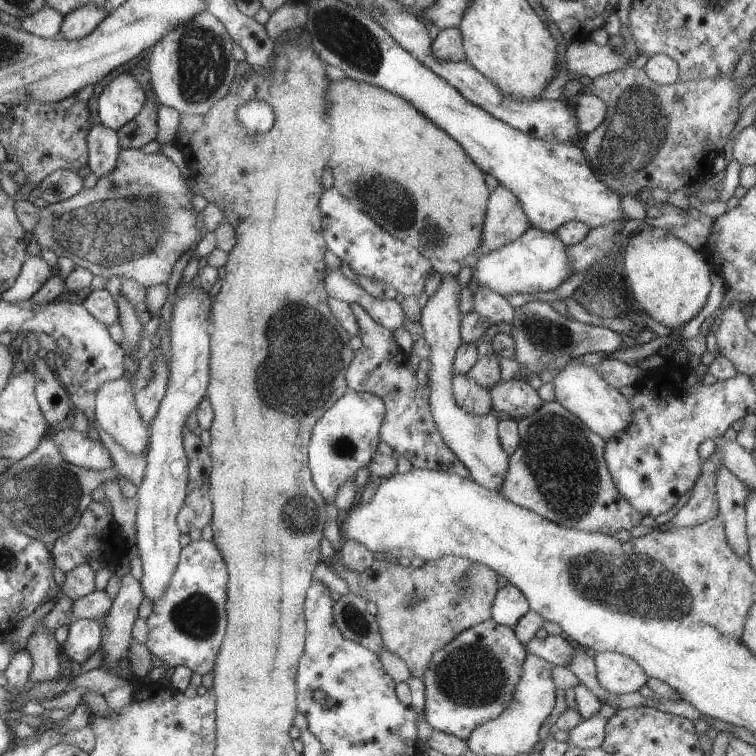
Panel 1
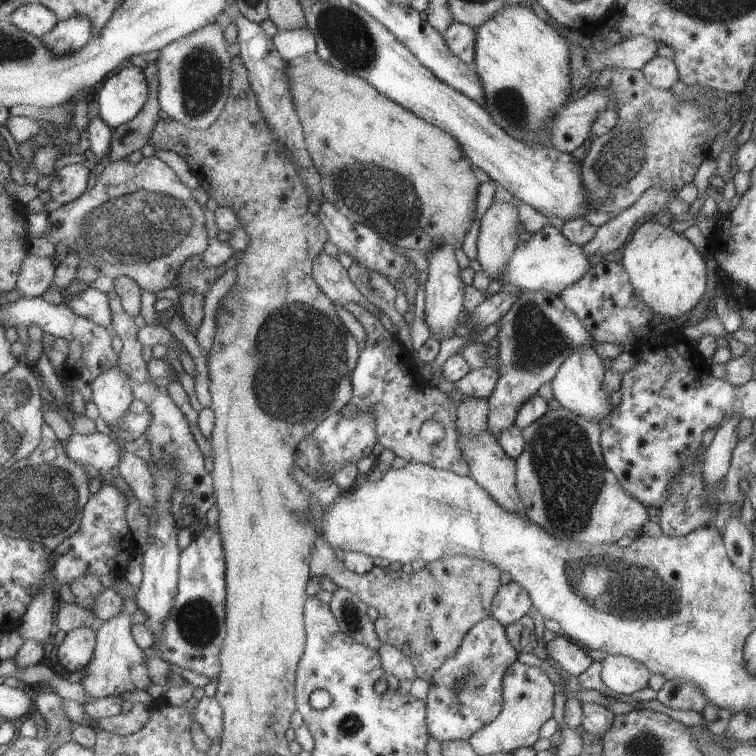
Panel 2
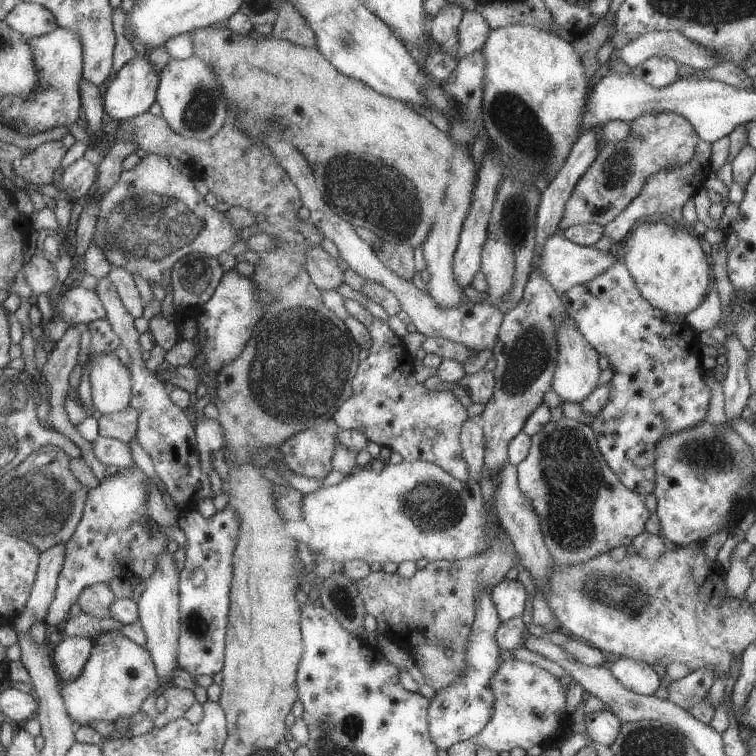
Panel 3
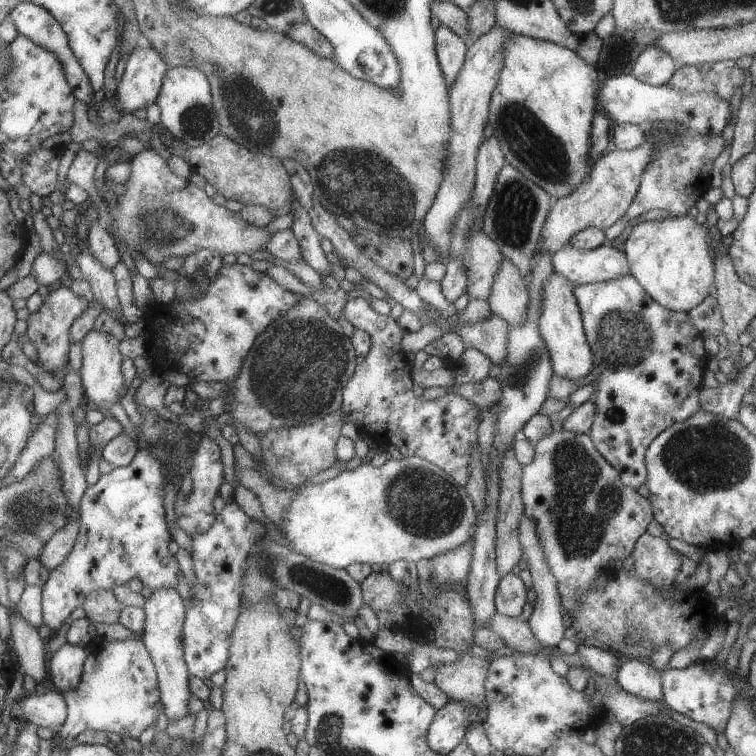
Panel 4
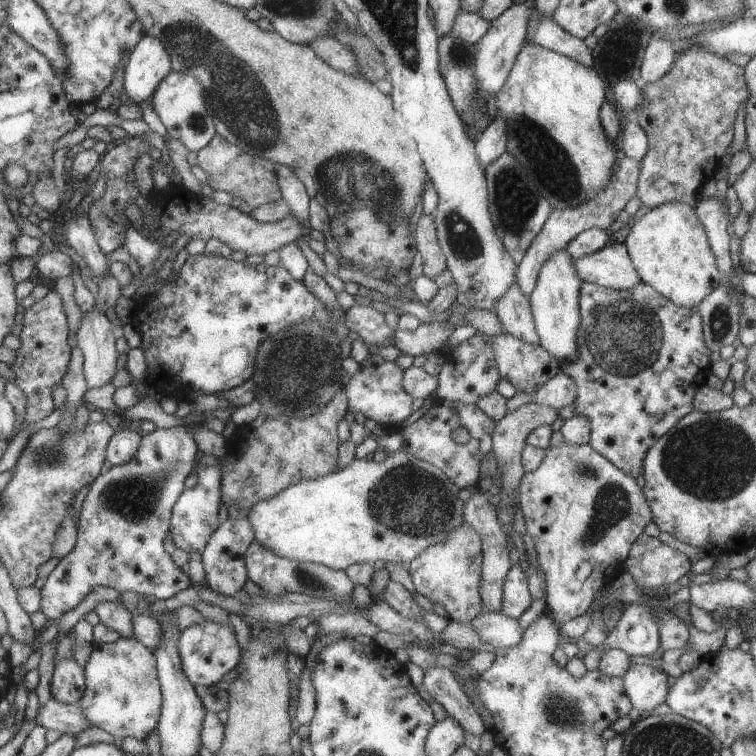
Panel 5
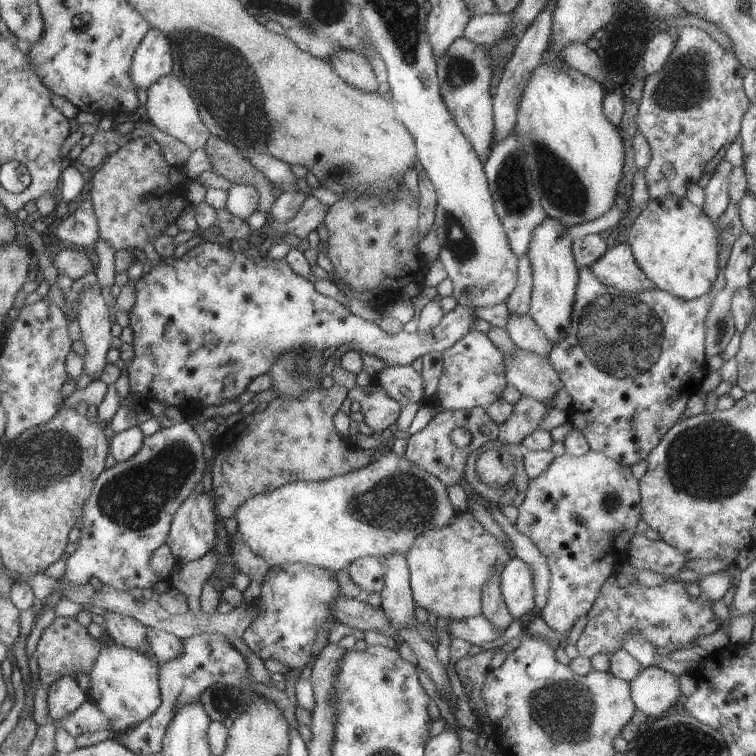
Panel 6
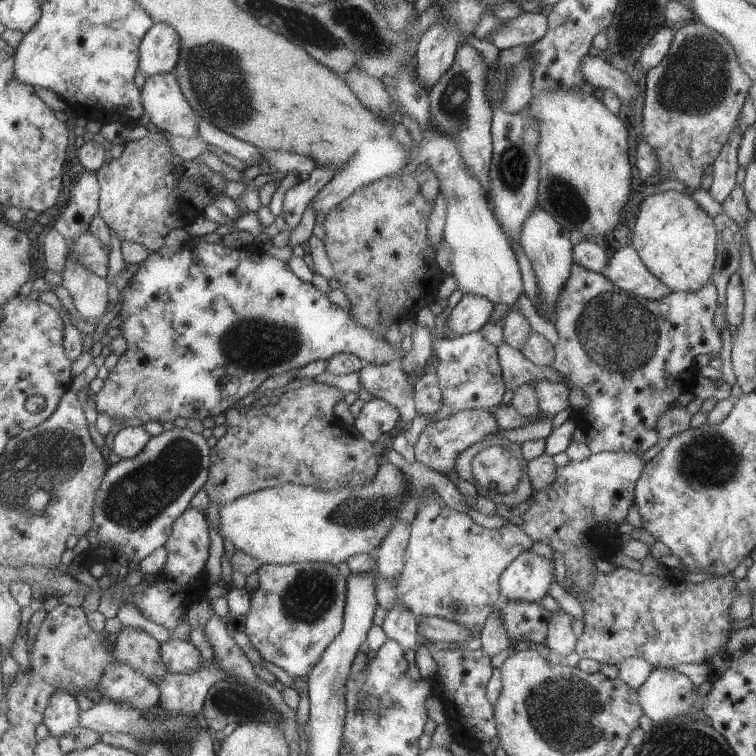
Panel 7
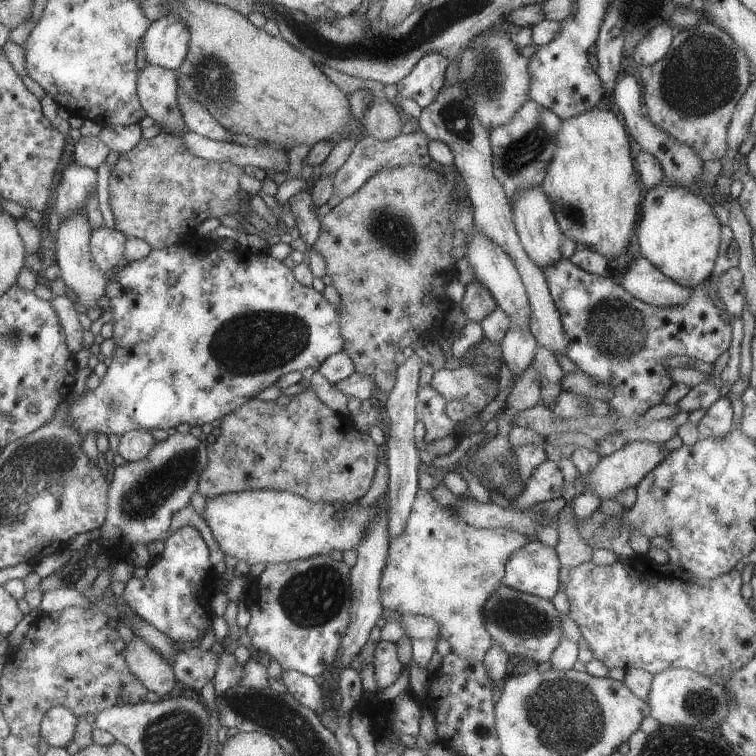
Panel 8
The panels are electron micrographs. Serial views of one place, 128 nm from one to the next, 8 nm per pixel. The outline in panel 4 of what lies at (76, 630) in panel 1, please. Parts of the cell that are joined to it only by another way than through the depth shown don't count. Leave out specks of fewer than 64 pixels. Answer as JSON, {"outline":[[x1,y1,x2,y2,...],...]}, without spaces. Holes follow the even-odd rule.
{"outline":[[65,643,48,660,50,687,63,694,77,688,81,682,81,672,86,658,86,648]]}

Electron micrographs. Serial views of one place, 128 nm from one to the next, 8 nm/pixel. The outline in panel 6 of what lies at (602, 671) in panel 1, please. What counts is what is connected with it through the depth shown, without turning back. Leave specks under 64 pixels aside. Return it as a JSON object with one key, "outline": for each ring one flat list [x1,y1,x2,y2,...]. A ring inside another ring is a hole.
{"outline":[[660,665,641,668,629,682,629,696,635,709,647,718,661,718,669,708,677,707,683,697,677,677]]}

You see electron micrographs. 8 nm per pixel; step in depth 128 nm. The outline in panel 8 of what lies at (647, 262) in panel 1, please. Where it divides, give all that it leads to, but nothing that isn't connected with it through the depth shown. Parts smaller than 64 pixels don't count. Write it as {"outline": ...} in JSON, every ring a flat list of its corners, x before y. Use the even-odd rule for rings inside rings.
{"outline":[[659,184,647,190,640,207,635,230,640,256,681,286,692,289,709,280,719,250,721,228,711,204,681,185]]}

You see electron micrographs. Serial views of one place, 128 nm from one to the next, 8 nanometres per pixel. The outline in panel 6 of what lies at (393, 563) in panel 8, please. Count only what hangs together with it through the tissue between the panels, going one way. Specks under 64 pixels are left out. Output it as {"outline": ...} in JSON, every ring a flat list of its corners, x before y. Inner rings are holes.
{"outline":[[461,510,443,528,415,536,406,556,413,603,449,621,480,616,481,586,495,574,495,564,506,564,512,557,514,552,490,536,467,510],[365,556,352,561,345,569,345,572,360,590,380,594,385,585,380,564,381,561,375,557]]}

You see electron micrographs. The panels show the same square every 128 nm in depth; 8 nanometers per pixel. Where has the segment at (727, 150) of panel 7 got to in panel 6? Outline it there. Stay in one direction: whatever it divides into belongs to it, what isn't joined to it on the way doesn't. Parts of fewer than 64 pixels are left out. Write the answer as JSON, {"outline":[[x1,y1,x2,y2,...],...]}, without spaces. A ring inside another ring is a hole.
{"outline":[[721,159,716,166,713,176,703,188,705,204,703,204,701,210,713,222,717,234,719,234,717,218,725,212,730,202,727,192,727,176,729,176,731,168,733,166,727,160]]}

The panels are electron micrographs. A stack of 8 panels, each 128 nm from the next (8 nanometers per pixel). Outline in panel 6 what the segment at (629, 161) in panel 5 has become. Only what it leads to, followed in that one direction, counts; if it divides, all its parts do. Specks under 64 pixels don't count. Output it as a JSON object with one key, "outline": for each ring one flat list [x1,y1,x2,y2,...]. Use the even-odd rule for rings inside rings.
{"outline":[[527,254,518,257,515,288,504,303,511,314,528,314,530,293,532,292,530,259]]}

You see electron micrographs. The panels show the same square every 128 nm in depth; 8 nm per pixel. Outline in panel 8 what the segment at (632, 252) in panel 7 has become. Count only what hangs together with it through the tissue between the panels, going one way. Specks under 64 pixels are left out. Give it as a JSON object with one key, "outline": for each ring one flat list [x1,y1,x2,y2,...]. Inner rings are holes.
{"outline":[[639,256,621,276,620,285,631,296,654,307,680,307,686,304,692,290,681,286,658,271,646,258]]}

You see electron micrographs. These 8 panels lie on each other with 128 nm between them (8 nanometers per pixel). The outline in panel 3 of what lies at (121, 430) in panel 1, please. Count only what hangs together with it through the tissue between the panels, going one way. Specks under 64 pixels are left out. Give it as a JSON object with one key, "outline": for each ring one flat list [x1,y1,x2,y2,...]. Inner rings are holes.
{"outline":[[113,352,91,358,91,399,101,414,114,414,129,405,131,398,130,374]]}

